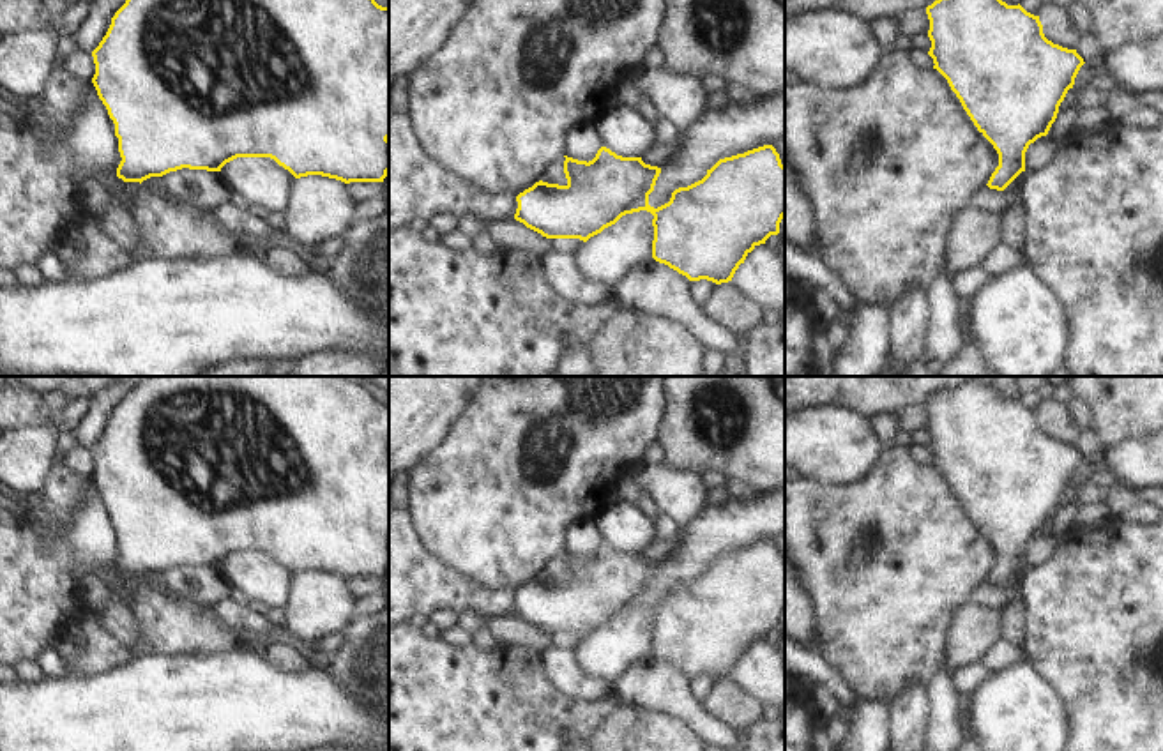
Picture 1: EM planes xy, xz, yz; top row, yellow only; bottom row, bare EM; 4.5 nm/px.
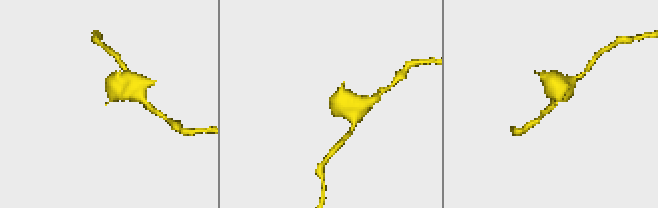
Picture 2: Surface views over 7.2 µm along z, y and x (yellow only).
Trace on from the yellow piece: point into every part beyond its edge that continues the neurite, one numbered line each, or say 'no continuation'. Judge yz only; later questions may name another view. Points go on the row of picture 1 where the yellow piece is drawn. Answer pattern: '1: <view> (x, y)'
no continuation

